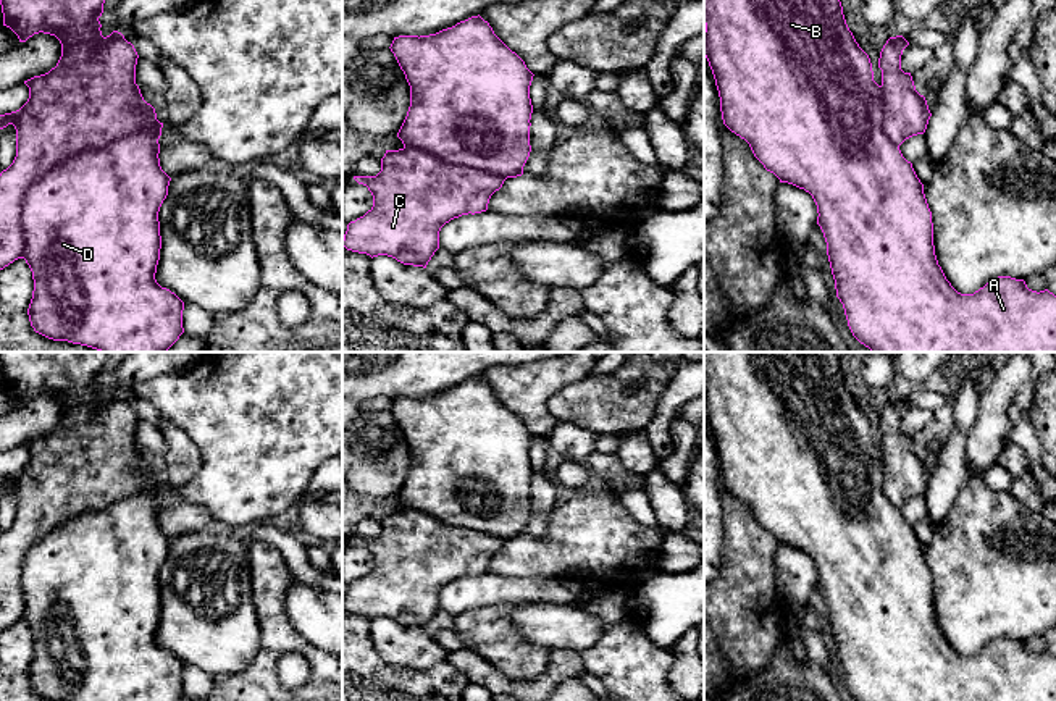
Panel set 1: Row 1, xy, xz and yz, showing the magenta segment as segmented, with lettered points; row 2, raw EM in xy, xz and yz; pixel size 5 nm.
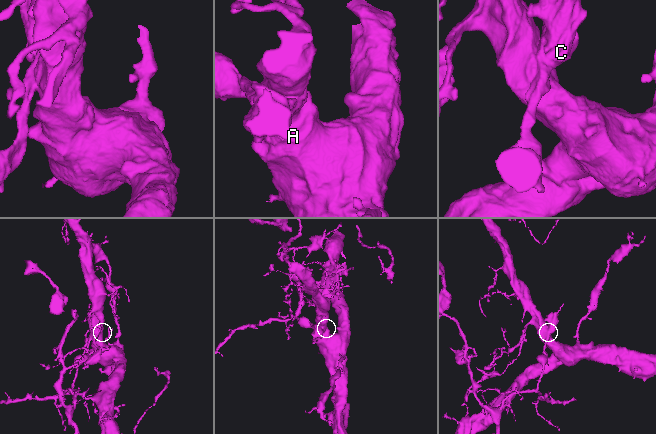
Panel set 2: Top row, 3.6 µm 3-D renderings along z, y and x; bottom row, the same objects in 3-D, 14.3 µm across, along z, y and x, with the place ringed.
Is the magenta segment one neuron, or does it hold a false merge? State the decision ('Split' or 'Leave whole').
Split

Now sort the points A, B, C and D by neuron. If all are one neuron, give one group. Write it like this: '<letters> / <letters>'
A B D / C

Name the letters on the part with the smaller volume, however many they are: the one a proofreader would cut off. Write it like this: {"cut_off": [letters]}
{"cut_off": ["C"]}

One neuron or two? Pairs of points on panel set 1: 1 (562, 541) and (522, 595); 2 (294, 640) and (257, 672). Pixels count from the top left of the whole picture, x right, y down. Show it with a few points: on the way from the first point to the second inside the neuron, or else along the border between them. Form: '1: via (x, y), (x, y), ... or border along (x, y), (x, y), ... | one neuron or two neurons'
1: border along (488, 570), (525, 582) | two neurons
2: via (284, 642), (265, 663) | one neuron

